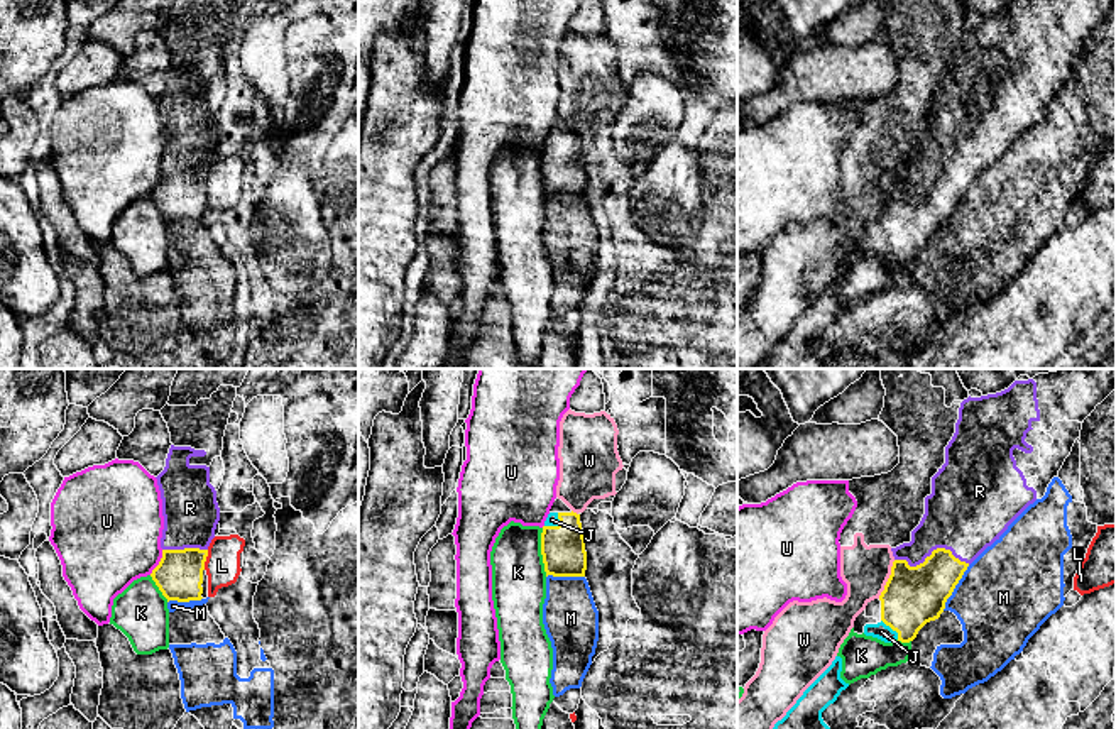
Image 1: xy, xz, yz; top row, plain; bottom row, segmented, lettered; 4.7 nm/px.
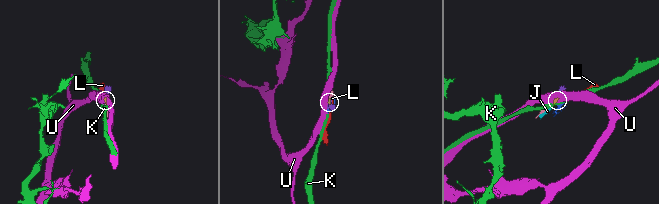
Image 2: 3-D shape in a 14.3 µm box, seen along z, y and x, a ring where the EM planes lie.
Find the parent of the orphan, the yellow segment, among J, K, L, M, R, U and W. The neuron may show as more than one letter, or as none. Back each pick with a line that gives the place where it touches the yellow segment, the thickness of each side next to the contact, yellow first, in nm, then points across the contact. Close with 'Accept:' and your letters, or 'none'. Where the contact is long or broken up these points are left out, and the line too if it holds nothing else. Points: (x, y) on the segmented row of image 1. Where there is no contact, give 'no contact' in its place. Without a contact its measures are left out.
J: contact yz (891, 628); calibres 280 and 80 nm
R: contact yz (932, 552); calibres 280 and 380 nm; way yz (913, 596), (932, 564), (932, 552), (966, 513)
Accept: J, R

